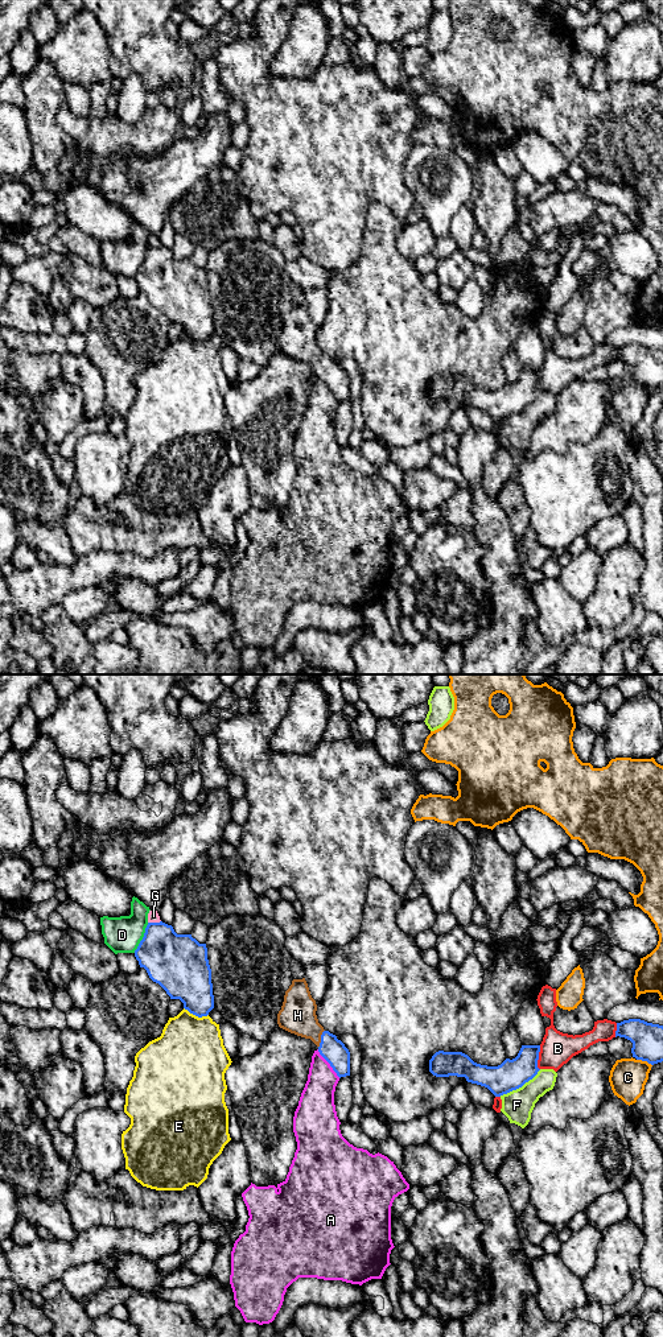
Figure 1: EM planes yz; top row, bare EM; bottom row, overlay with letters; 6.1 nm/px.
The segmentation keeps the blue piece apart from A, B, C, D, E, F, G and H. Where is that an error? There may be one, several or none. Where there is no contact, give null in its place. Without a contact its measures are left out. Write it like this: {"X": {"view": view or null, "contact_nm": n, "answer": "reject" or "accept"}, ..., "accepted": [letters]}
{"A": {"view": "yz", "contact_nm": 220, "answer": "reject"}, "B": {"view": "yz", "contact_nm": 150, "answer": "reject"}, "C": {"view": "yz", "contact_nm": 100, "answer": "reject"}, "D": {"view": "yz", "contact_nm": 200, "answer": "reject"}, "E": {"view": "yz", "contact_nm": 160, "answer": "reject"}, "F": {"view": "yz", "contact_nm": 300, "answer": "reject"}, "G": {"view": "yz", "contact_nm": 80, "answer": "reject"}, "H": {"view": "yz", "contact_nm": 120, "answer": "accept"}, "accepted": ["H"]}

